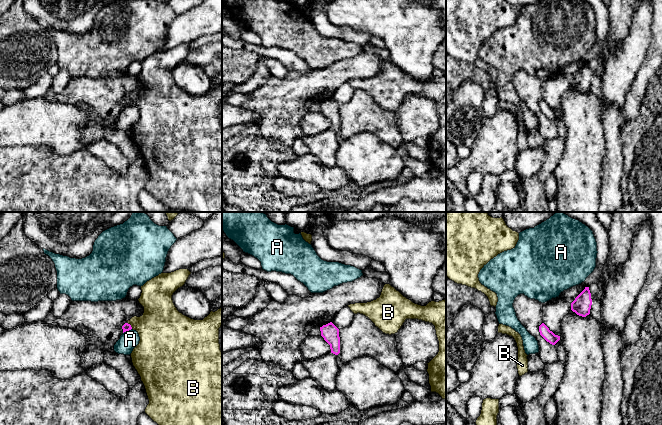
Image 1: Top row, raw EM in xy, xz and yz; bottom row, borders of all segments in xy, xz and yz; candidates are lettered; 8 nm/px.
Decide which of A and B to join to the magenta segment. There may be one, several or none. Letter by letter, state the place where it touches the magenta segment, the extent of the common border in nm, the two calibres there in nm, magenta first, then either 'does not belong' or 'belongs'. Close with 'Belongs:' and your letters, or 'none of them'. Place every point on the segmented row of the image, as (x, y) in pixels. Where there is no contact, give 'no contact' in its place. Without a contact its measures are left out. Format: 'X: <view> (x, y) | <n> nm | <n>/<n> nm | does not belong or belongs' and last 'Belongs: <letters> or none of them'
A: xy (127, 330) | 80 nm | 60/150 nm | does not belong
B: xy (130, 325) | 60 nm | 60/380 nm | belongs
Belongs: B

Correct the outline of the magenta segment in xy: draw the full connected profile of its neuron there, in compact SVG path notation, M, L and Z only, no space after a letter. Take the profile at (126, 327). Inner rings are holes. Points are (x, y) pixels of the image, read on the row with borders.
M179 269L171 273L161 273L147 281L141 286L142 293L138 299L139 303L144 307L143 315L132 317L122 326L123 333L133 329L139 334L139 344L131 353L132 363L141 377L149 399L145 413L158 425L222 425L222 351L219 344L219 328L222 326L222 306L215 312L211 311L203 320L194 320L180 313L173 303L172 295L185 284L190 274L191 272L188 269Z

